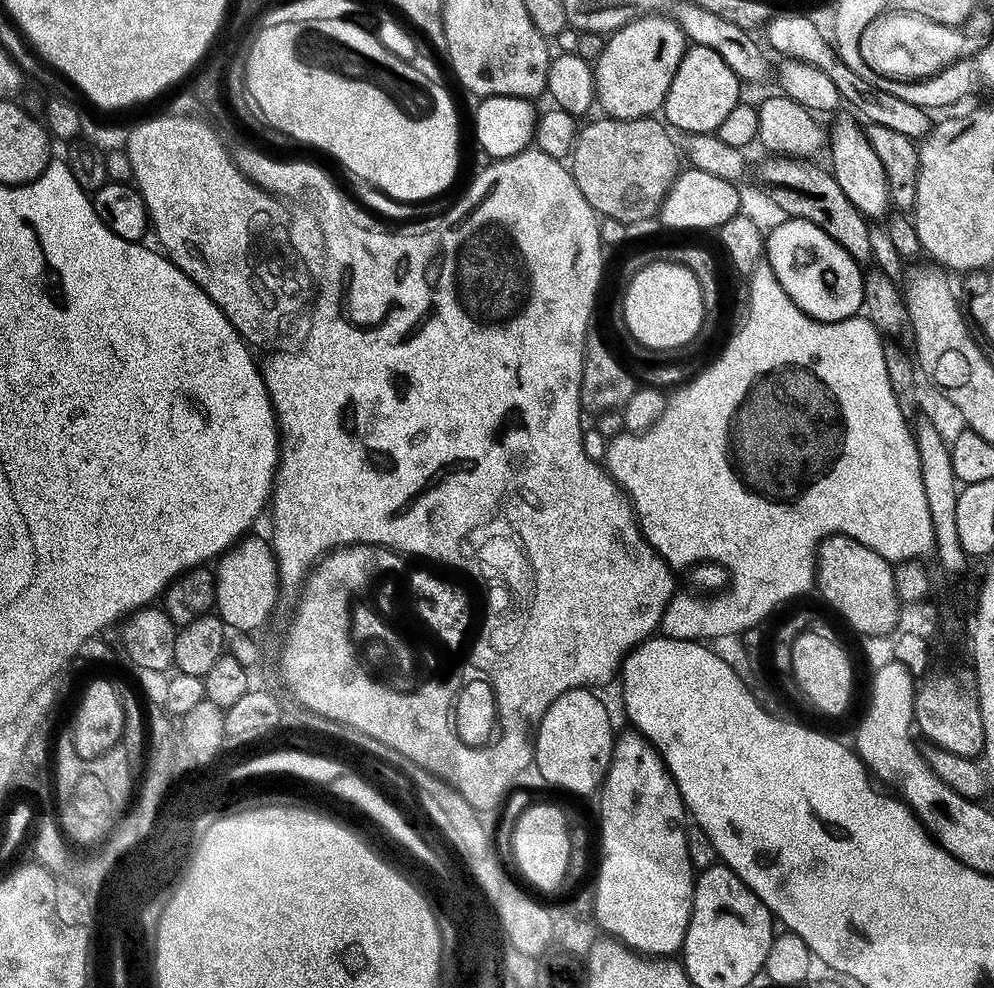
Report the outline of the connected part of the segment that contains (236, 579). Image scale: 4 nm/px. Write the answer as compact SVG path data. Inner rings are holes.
M249 534L235 544L235 551L240 551L240 560L232 560L228 568L236 576L217 575L215 611L229 629L237 633L255 633L272 616L276 608L280 590L280 575L276 569L276 553L271 543L257 534Z

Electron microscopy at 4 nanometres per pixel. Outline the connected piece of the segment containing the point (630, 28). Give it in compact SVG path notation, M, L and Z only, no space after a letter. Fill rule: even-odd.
M644 14L636 17L627 26L609 35L605 41L602 54L593 65L595 78L595 97L597 105L609 119L641 120L655 115L664 105L670 83L673 82L681 59L688 48L688 39L680 25L673 17L664 17L664 14Z

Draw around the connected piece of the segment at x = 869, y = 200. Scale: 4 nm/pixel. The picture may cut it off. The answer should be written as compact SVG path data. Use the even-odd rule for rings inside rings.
M841 115L836 125L830 128L830 148L832 144L832 164L830 171L832 177L842 186L842 194L854 202L858 211L866 218L884 216L892 204L892 190L888 186L888 175L882 166L882 158L874 150L870 142L865 125L859 119Z

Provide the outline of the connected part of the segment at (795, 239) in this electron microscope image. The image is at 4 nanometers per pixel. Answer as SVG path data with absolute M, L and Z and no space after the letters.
M784 218L766 236L766 260L776 271L780 285L808 316L822 322L848 320L857 315L864 305L864 275L861 265L850 253L838 246L826 230L795 218Z

